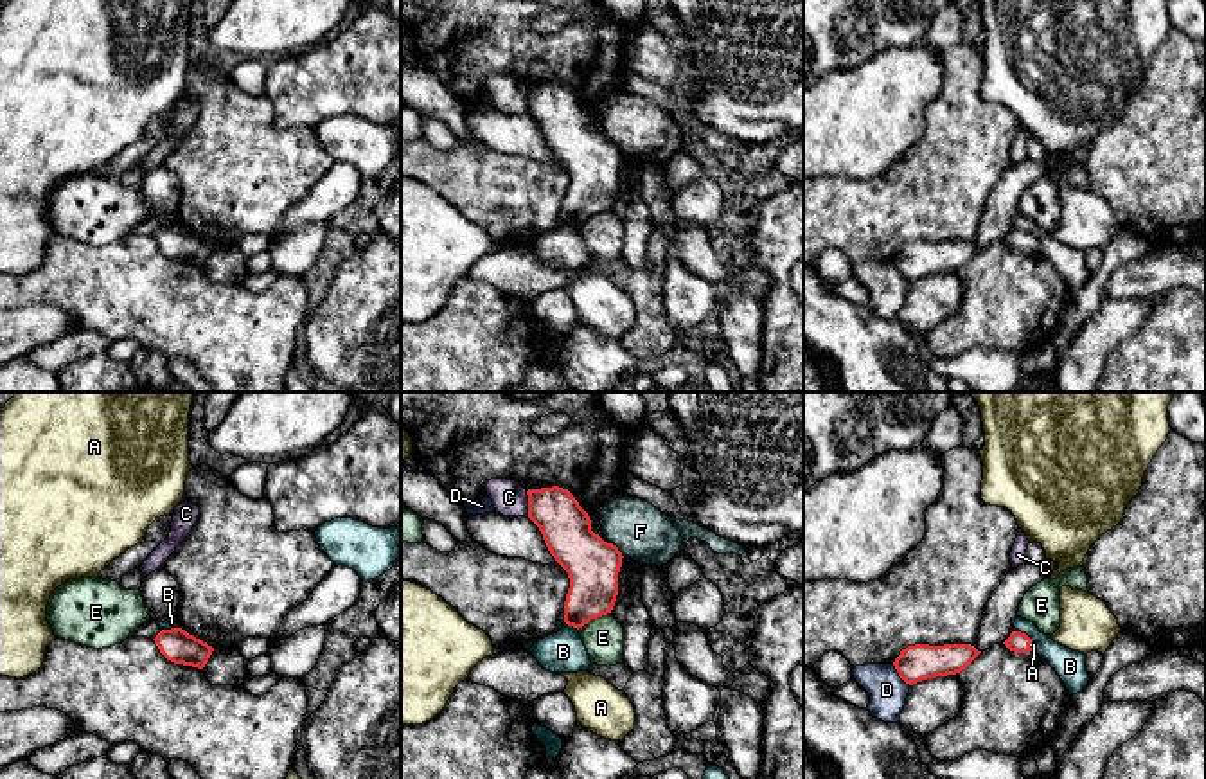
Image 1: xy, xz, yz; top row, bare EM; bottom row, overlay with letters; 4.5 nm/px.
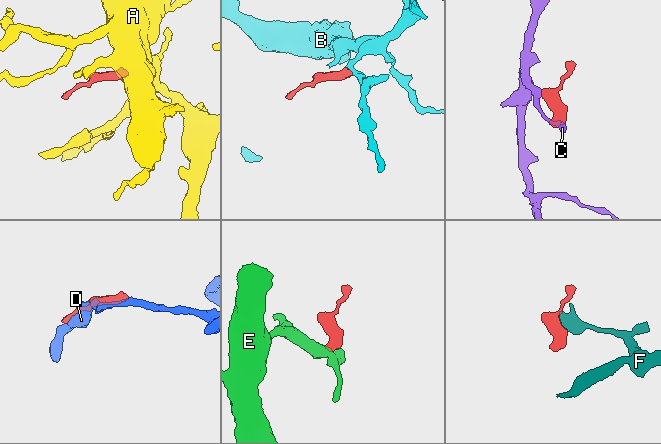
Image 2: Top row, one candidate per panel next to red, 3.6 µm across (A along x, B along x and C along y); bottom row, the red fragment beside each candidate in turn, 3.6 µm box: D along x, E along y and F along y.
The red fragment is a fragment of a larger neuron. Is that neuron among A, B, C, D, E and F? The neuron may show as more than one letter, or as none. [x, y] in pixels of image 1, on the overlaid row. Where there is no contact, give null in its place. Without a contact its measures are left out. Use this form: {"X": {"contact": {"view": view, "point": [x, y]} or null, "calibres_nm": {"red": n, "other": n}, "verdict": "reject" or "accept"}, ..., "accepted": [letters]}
{"A": {"contact": {"view": "yz", "point": [1028, 646]}, "calibres_nm": {"red": 100, "other": 30}, "verdict": "accept"}, "B": {"contact": {"view": "yz", "point": [1027, 635]}, "calibres_nm": {"red": 100, "other": 140}, "verdict": "reject"}, "C": {"contact": {"view": "xz", "point": [529, 504]}, "calibres_nm": {"red": 220, "other": 160}, "verdict": "reject"}, "D": {"contact": {"view": "yz", "point": [899, 675]}, "calibres_nm": {"red": 160, "other": 170}, "verdict": "reject"}, "E": {"contact": {"view": "xz", "point": [594, 617]}, "calibres_nm": {"red": 240, "other": 180}, "verdict": "reject"}, "F": {"contact": {"view": "xz", "point": [617, 549]}, "calibres_nm": {"red": 240, "other": 260}, "verdict": "reject"}, "accepted": ["A"]}

